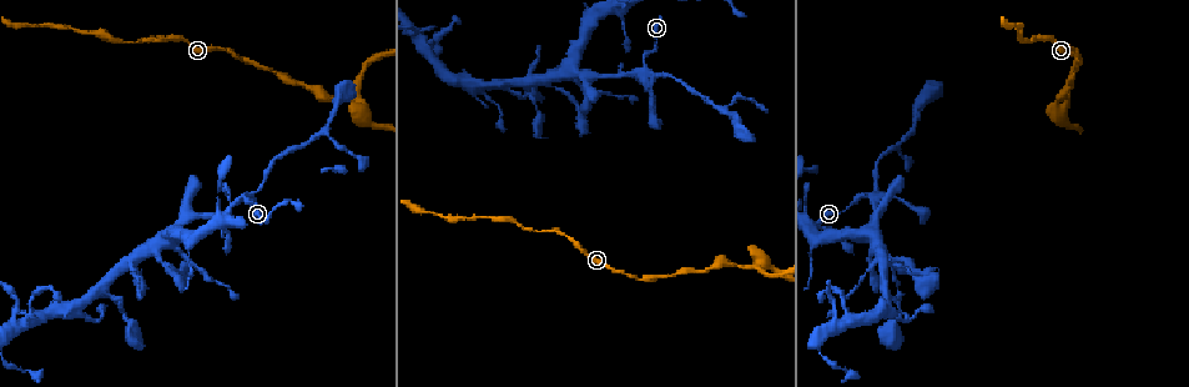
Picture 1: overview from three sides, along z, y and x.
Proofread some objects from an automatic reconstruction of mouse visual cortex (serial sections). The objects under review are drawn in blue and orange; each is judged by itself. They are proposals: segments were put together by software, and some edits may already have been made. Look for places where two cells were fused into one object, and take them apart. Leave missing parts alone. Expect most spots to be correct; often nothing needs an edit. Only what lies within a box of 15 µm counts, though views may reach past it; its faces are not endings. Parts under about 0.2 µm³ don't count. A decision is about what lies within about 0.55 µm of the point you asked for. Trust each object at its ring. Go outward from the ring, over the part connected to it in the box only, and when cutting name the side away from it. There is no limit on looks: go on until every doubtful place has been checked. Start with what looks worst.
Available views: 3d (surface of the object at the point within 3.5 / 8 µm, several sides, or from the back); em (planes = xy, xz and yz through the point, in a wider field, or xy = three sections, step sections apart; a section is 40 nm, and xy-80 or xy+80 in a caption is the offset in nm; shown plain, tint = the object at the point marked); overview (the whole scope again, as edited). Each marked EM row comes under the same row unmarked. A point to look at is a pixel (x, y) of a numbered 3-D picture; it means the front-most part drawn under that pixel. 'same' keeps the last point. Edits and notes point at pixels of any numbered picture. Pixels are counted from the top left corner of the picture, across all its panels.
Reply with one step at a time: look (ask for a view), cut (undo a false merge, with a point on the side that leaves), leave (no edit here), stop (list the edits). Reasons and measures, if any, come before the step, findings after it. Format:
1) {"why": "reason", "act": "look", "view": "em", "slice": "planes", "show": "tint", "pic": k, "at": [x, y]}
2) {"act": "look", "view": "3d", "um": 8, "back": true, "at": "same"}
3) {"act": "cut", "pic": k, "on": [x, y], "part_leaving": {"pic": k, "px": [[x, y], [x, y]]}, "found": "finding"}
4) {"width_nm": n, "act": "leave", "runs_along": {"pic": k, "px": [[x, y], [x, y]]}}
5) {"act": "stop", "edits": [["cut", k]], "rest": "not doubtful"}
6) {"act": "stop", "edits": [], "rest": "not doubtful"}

{"why": "a fork", "act": "look", "view": "3d", "um": 8, "pic": 1, "at": [646, 68]}

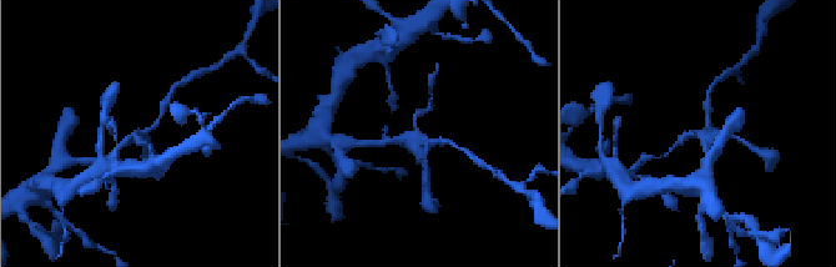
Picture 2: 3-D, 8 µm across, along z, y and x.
{"act": "look", "view": "3d", "um": 3.5, "pic": 2, "at": [415, 131]}

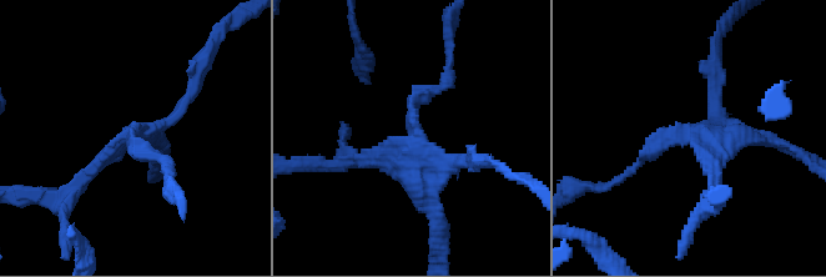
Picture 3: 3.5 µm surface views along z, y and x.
{"act": "leave", "runs_along": {"pic": 3, "px": [[443, 84], [412, 102], [408, 151], [358, 160]]}, "found": "one cell here"}

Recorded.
{"why": "abrupt turn", "act": "look", "view": "3d", "um": 8, "pic": 1, "at": [572, 72]}

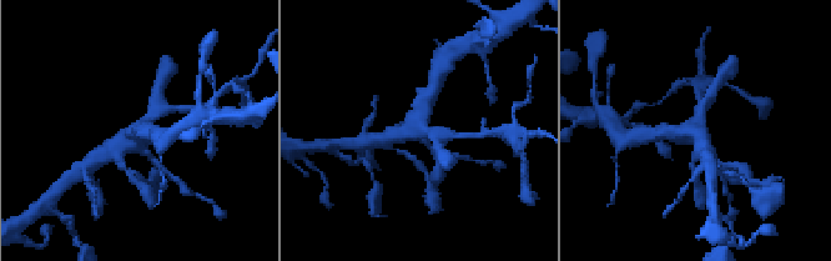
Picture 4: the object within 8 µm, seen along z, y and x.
{"why": "zoom in", "act": "look", "view": "3d", "um": 3.5, "pic": 4, "at": [417, 131]}

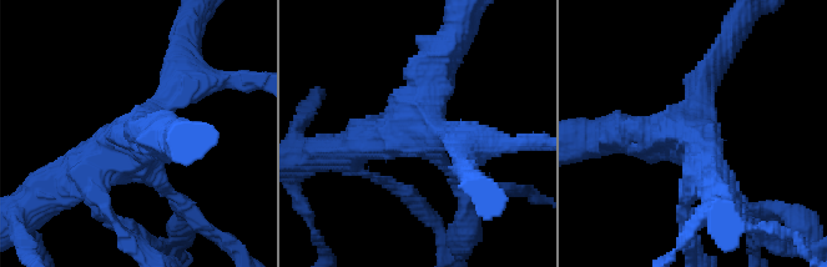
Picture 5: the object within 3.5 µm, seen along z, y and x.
{"arms": 4, "arm_widths_nm": [200, 350, 450, 500], "why": "need the tissue", "act": "look", "view": "em", "slice": "xy", "step": 2, "show": "tint", "pic": 5, "at": [691, 128]}

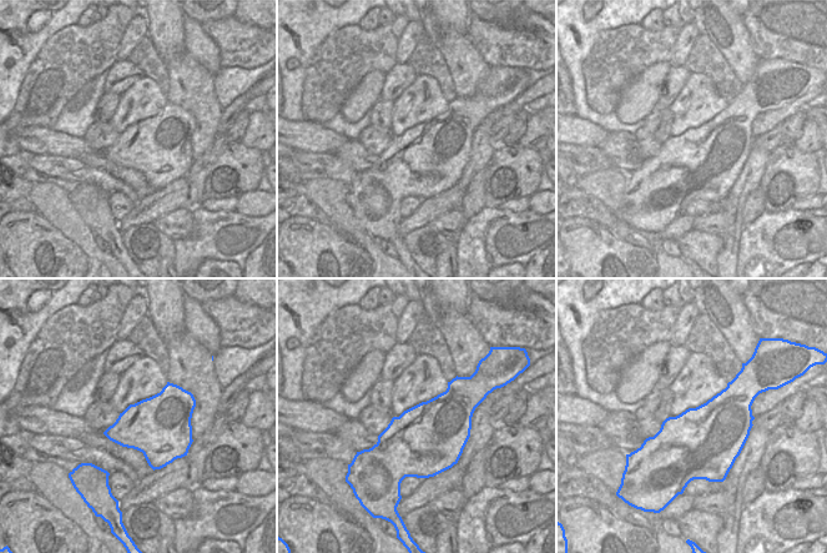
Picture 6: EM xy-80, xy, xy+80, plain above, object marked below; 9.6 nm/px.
{"act": "leave", "runs_along": {"pic": 5, "px": [[205, 81], [79, 177]]}, "found": "all the same cell"}

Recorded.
{"why": "three-way junction", "act": "look", "view": "3d", "um": 3.5, "pic": 1, "at": [1068, 96]}

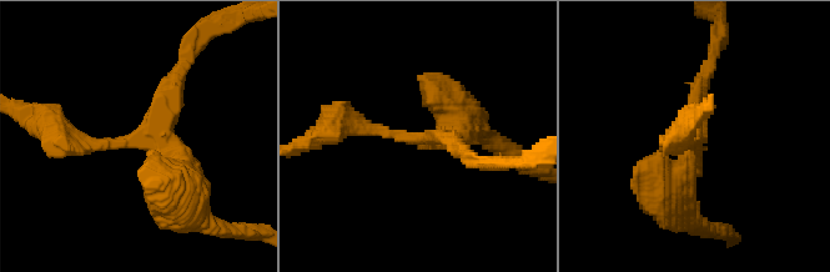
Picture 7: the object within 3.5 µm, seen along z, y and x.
{"arms": 3, "arm_widths_nm": [150, 200, 400], "why": "need the tissue", "act": "look", "view": "em", "slice": "xy", "step": 5, "show": "tint", "pic": 7, "at": [700, 132]}

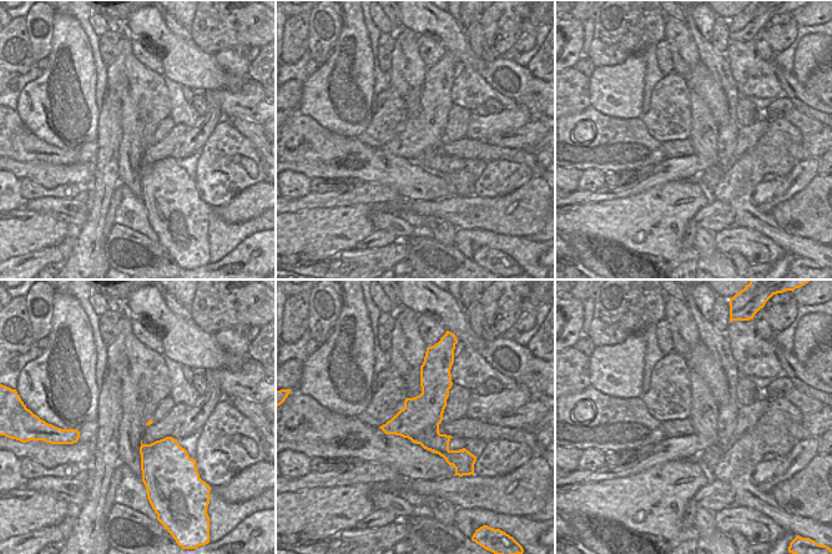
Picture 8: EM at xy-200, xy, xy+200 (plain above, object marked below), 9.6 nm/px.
{"width_nm": 400, "act": "leave", "runs_along": {"pic": 7, "px": [[352, 127], [424, 141], [467, 119]]}, "found": "all the same cell"}

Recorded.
{"act": "stop", "edits": [], "rest": "not doubtful"}

